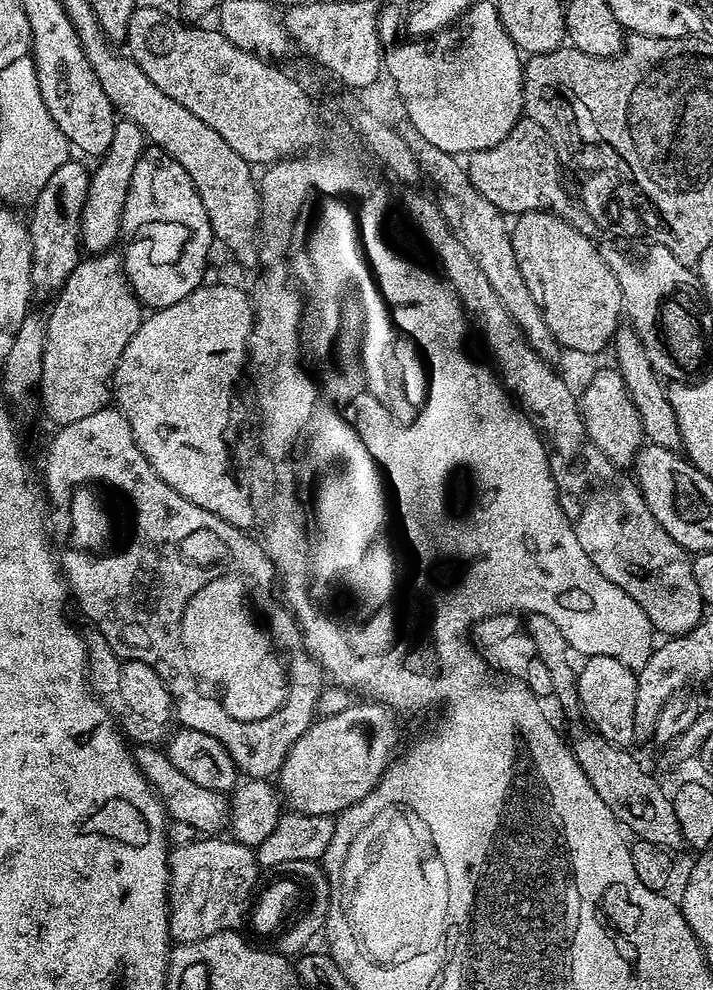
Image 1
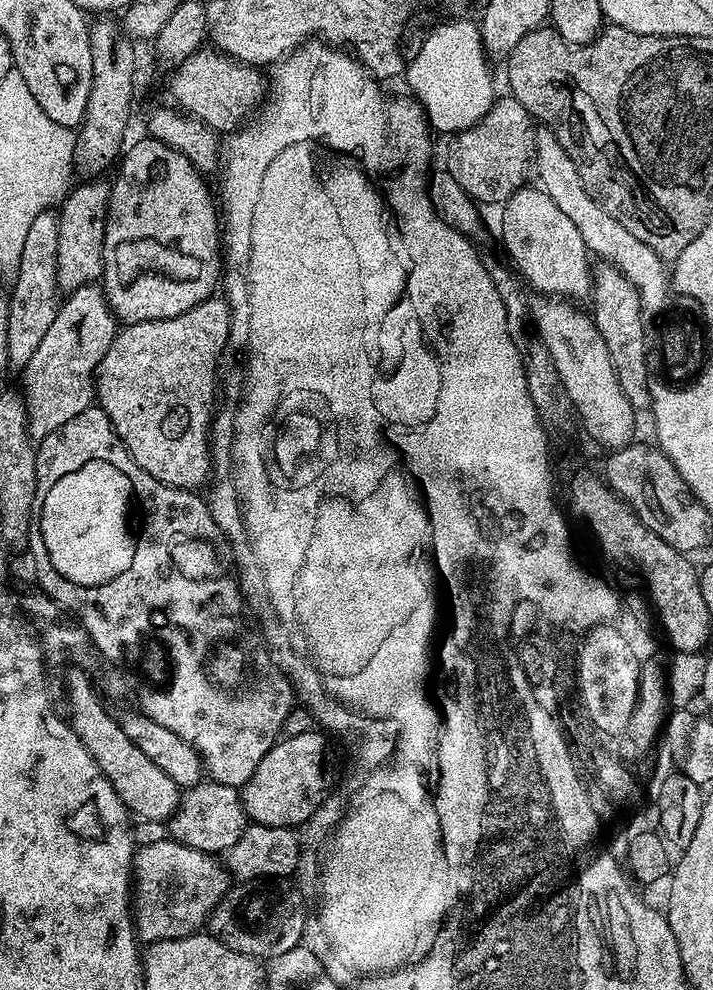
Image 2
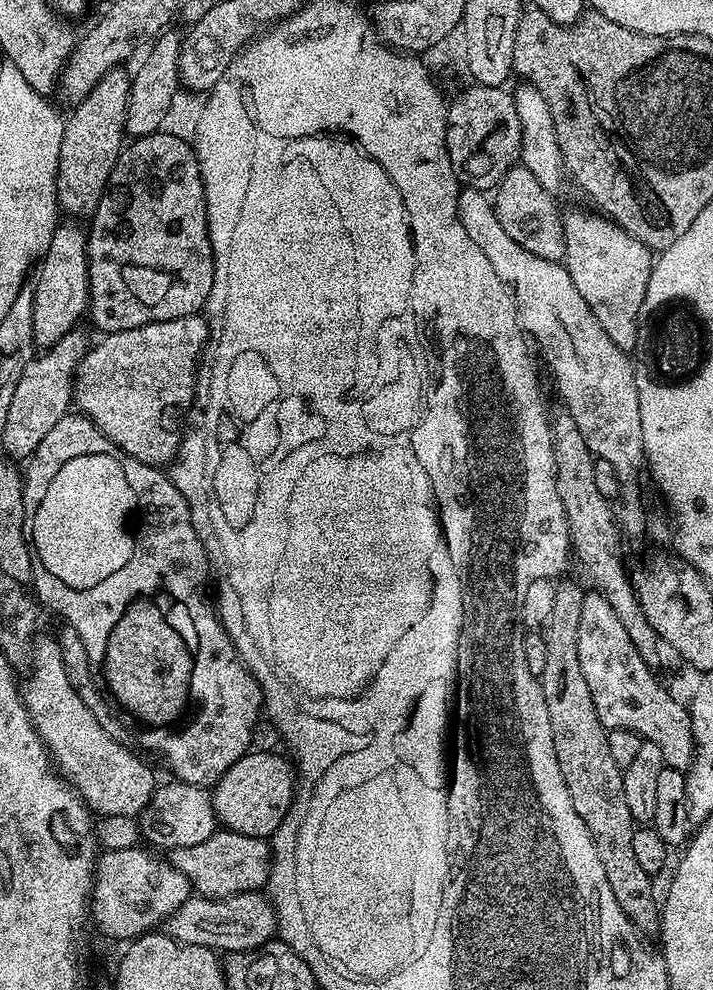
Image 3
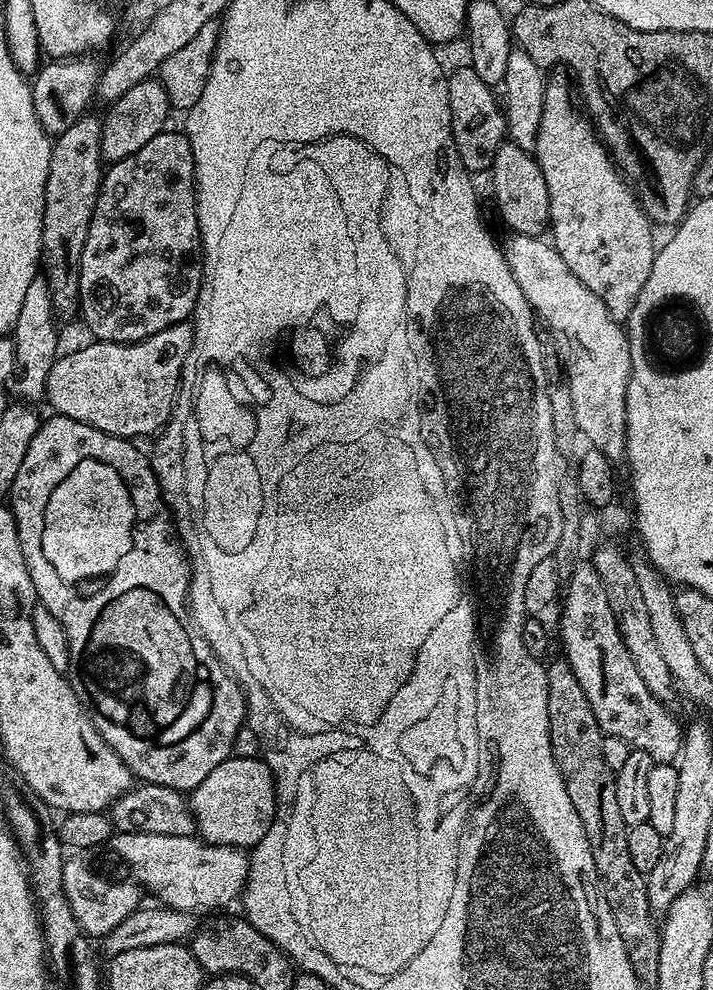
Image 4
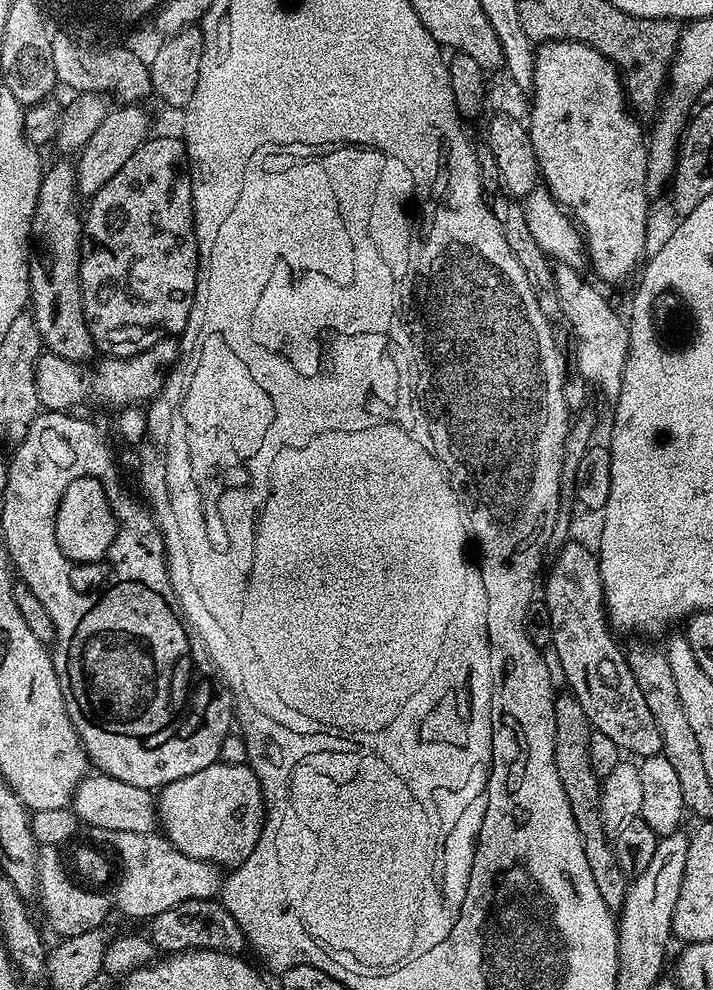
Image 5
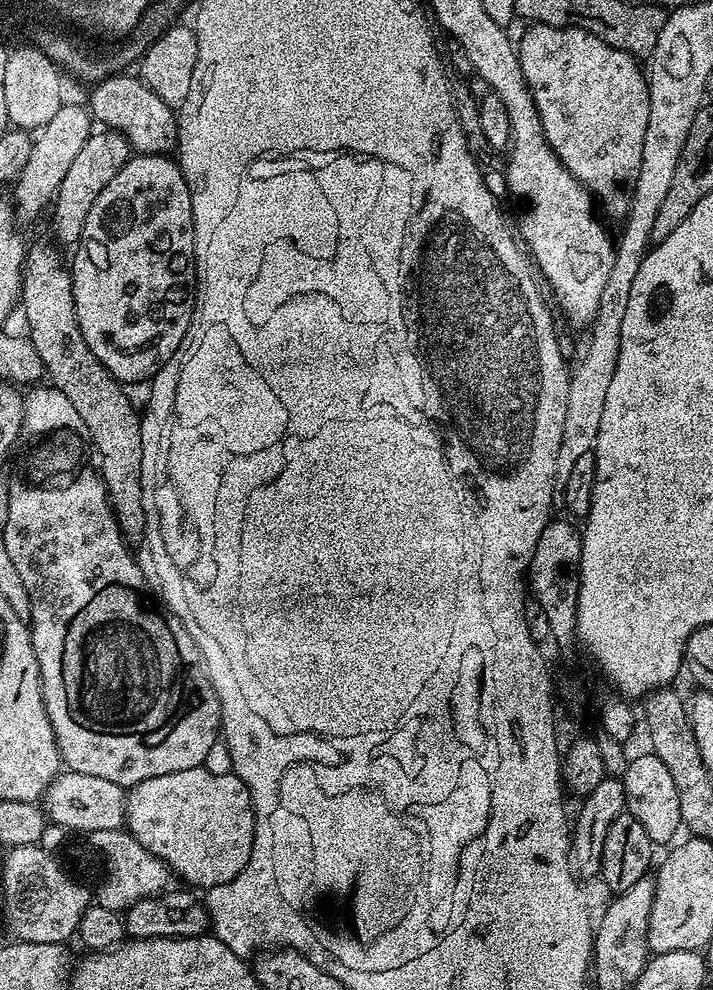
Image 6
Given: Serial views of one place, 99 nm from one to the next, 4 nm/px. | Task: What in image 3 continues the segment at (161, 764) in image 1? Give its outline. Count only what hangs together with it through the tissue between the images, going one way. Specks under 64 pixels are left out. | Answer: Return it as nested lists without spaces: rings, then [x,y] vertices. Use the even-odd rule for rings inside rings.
[[[48,636],[42,637],[40,642],[38,640],[38,651],[26,682],[28,685],[23,685],[22,699],[28,707],[28,717],[35,724],[40,741],[48,747],[53,765],[76,789],[80,799],[100,816],[139,817],[156,793],[158,779],[131,752],[133,749],[129,745],[114,742],[114,738],[98,726],[98,718],[86,710],[74,686],[70,686],[59,643],[53,637],[52,640]]]

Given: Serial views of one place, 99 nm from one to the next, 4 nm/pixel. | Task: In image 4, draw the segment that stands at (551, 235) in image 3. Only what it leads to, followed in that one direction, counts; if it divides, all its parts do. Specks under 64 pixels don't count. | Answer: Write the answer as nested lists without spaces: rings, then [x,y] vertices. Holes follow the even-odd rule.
[[[504,142],[493,156],[491,174],[492,196],[508,230],[527,236],[540,236],[543,228],[545,231],[549,227],[550,194],[546,194],[546,178],[542,178],[535,155],[522,150],[522,146]]]

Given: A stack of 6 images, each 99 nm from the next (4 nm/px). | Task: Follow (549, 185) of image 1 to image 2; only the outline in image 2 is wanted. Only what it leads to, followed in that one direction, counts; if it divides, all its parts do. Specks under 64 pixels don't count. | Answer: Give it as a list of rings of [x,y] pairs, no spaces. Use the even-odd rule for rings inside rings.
[[[511,96],[499,97],[480,122],[451,140],[445,169],[478,204],[501,205],[529,181],[536,153],[536,122]]]

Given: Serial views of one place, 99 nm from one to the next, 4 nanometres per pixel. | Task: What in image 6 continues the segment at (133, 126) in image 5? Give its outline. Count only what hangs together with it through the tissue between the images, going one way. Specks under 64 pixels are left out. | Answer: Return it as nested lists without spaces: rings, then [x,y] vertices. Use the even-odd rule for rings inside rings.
[[[96,130],[89,136],[86,146],[82,146],[82,150],[74,157],[70,170],[66,170],[66,175],[62,178],[62,186],[58,186],[56,198],[50,205],[52,232],[61,245],[62,243],[69,246],[79,244],[82,226],[86,226],[86,218],[90,214],[90,206],[94,206],[94,198],[98,198],[98,194],[106,190],[106,182],[110,182],[114,179],[114,174],[122,170],[129,155],[128,140],[120,132]]]

